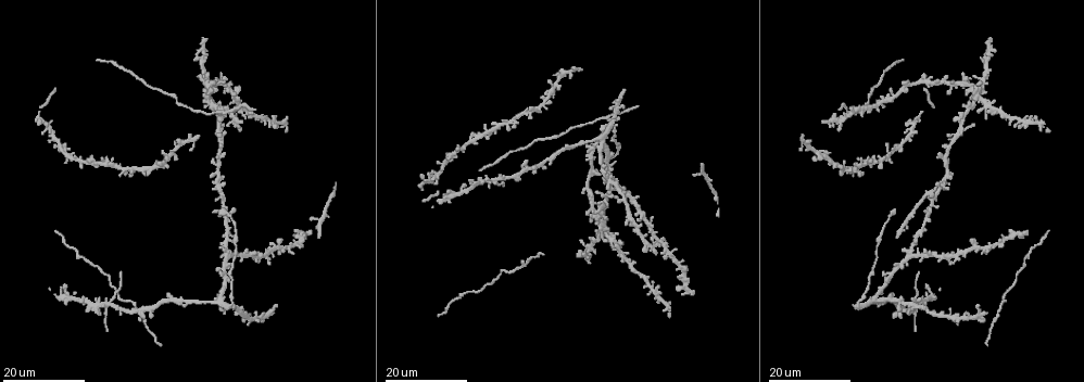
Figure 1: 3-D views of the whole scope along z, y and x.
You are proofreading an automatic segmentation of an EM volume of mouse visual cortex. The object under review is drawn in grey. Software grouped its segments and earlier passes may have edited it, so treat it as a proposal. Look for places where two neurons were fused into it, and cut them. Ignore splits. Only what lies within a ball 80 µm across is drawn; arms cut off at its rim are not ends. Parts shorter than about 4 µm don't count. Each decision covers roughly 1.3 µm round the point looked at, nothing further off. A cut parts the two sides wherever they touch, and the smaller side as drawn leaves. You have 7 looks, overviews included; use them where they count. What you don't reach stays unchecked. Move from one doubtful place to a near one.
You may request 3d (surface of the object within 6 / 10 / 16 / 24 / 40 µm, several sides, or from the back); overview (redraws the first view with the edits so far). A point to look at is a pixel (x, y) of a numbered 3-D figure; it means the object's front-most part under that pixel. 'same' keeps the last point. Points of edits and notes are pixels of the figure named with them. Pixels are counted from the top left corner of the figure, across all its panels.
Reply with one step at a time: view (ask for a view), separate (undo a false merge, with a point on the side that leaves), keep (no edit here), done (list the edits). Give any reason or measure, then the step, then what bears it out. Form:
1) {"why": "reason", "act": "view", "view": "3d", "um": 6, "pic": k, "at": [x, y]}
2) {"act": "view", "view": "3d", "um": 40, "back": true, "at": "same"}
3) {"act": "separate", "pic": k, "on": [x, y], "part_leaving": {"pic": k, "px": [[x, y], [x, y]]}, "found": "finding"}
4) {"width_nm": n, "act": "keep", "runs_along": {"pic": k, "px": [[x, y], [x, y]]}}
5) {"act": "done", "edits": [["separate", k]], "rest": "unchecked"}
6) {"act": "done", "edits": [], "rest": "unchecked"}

{"act": "view", "view": "3d", "um": 24, "pic": 1, "at": [912, 256]}

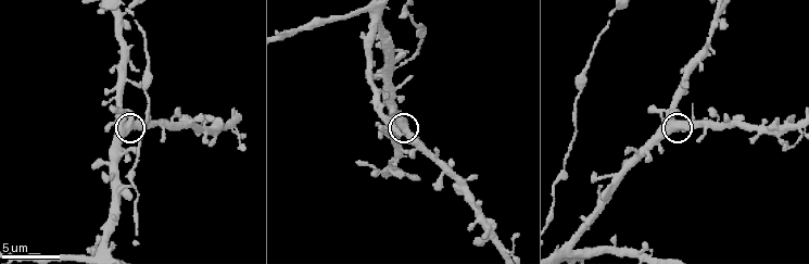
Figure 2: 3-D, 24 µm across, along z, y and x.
{"act": "view", "view": "3d", "um": 6, "pic": 2, "at": [408, 130]}

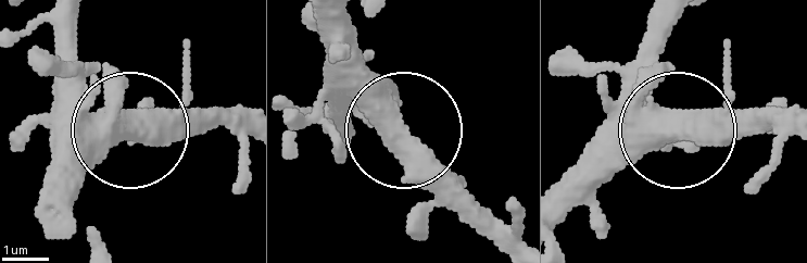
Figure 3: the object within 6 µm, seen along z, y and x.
{"side_arm_um": 54, "act": "keep", "found": "continuous, no second neuron"}

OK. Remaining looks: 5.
{"act": "view", "view": "3d", "um": 16, "pic": 2, "at": [362, 9]}

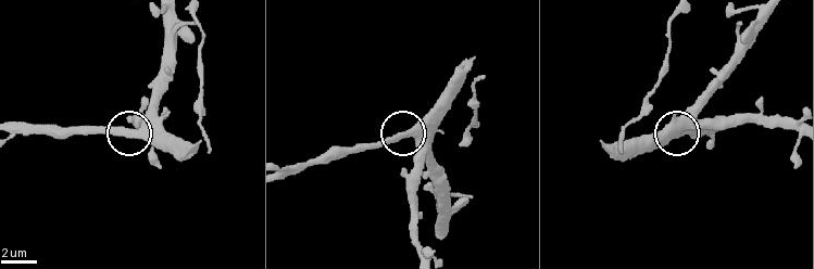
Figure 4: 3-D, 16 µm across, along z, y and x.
{"act": "keep", "found": "continuous, no second neuron"}

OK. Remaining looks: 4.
{"why": "side arm on a straight run", "act": "view", "view": "3d", "um": 16, "pic": 1, "at": [997, 314]}

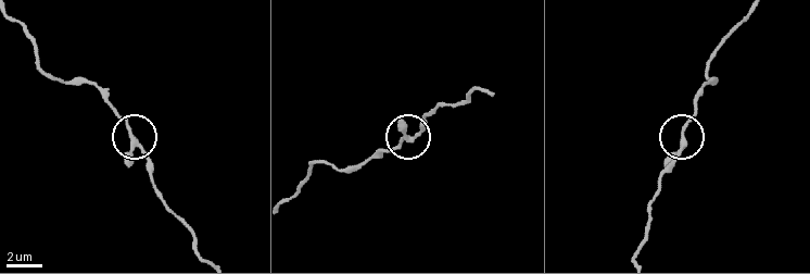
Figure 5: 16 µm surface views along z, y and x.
{"why": "zoom in", "act": "view", "view": "3d", "um": 10, "pic": 5, "at": [684, 128]}

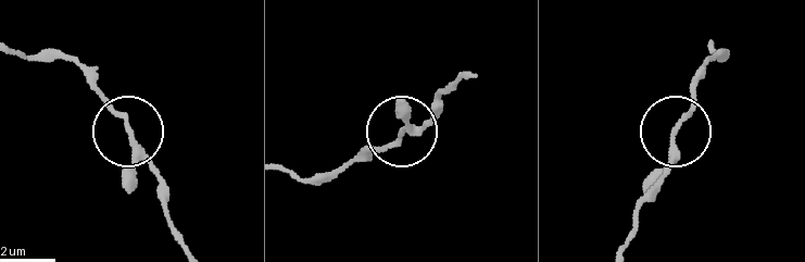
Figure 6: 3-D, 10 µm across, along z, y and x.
{"width_nm": 160, "act": "keep", "found": "all the same neuron"}

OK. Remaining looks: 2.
{"act": "done", "edits": [], "rest": "unchecked"}

